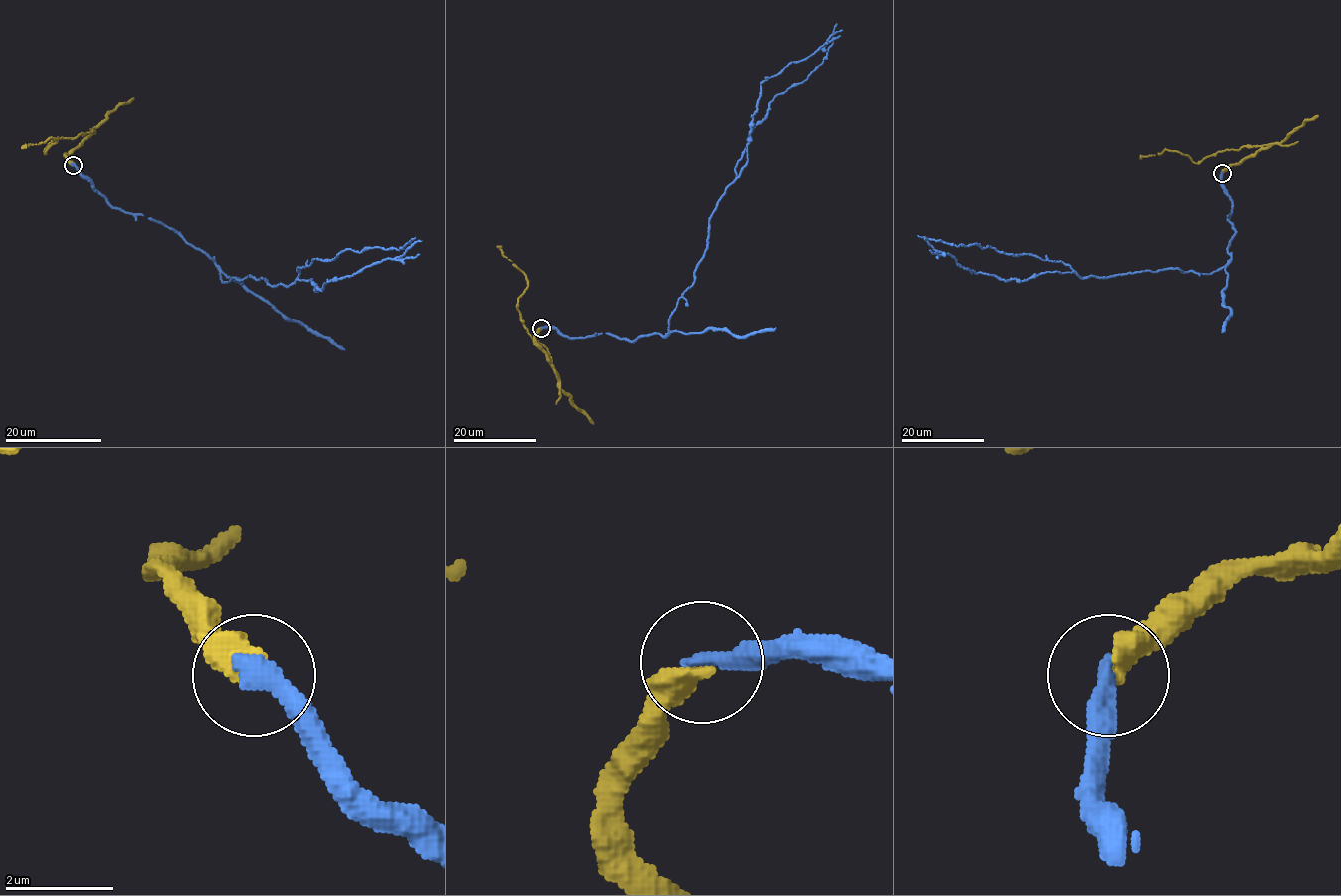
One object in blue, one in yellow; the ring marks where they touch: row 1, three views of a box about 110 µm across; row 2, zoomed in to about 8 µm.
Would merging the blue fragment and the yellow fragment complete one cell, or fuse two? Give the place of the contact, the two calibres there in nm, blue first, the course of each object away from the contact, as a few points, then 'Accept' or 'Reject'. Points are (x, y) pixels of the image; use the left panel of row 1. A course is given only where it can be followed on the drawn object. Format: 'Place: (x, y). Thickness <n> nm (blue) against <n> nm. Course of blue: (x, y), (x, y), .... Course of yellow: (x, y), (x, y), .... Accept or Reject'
Place: (73, 165). Thickness 360 nm (blue) against 480 nm. Course of blue: (73, 165), (114, 207), (173, 228), (199, 248), (224, 282), (312, 280), (319, 289), (422, 241). Course of yellow: (73, 165), (65, 155), (89, 133), (53, 140), (46, 153), (56, 140), (48, 138), (22, 148). Accept

